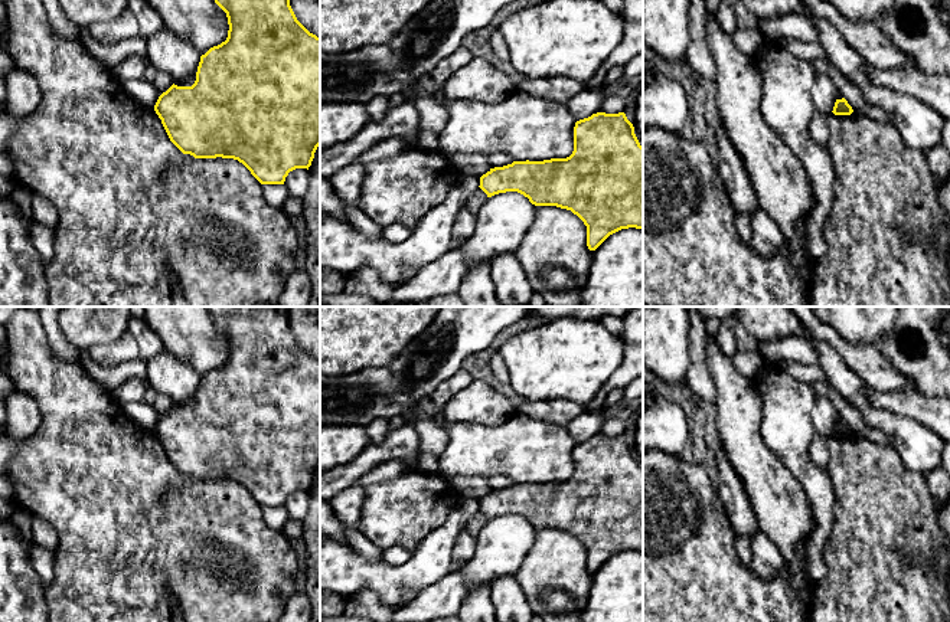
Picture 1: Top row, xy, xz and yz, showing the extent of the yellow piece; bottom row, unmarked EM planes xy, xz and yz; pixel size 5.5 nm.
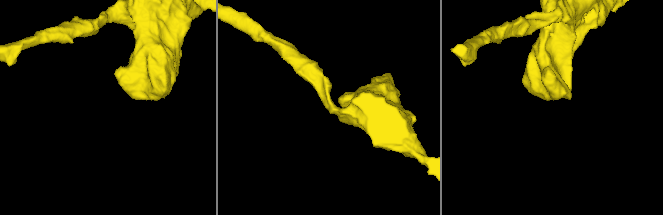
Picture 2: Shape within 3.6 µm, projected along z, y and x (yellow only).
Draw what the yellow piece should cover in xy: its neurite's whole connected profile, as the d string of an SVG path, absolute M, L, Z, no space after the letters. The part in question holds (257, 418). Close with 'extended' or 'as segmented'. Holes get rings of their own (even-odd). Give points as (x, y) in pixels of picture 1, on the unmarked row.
M209 307L215 325L226 335L228 360L200 379L192 409L172 407L154 433L170 464L195 481L234 481L261 507L284 507L296 491L311 488L320 468L320 360L310 356L290 328L288 307Z; as segmented

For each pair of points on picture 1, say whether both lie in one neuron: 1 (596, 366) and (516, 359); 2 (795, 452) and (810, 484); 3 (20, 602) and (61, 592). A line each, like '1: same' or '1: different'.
1: same
2: same
3: different

